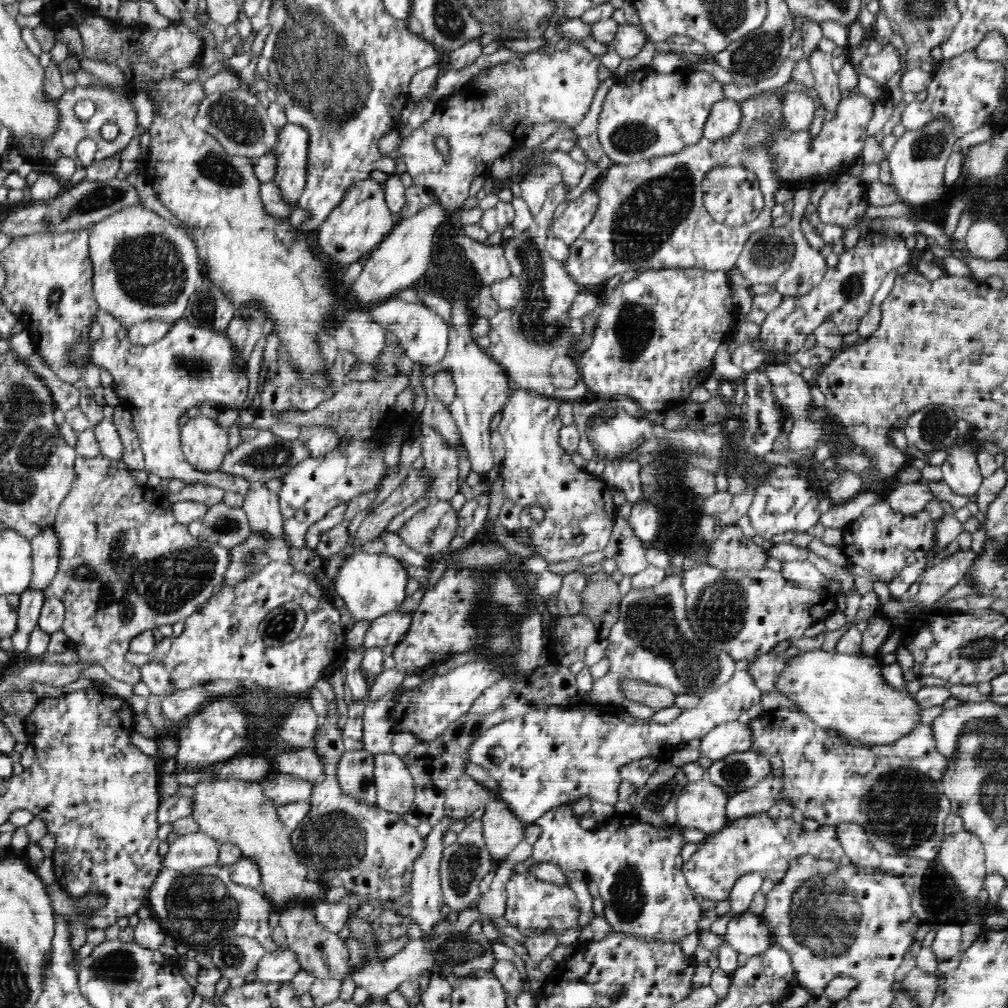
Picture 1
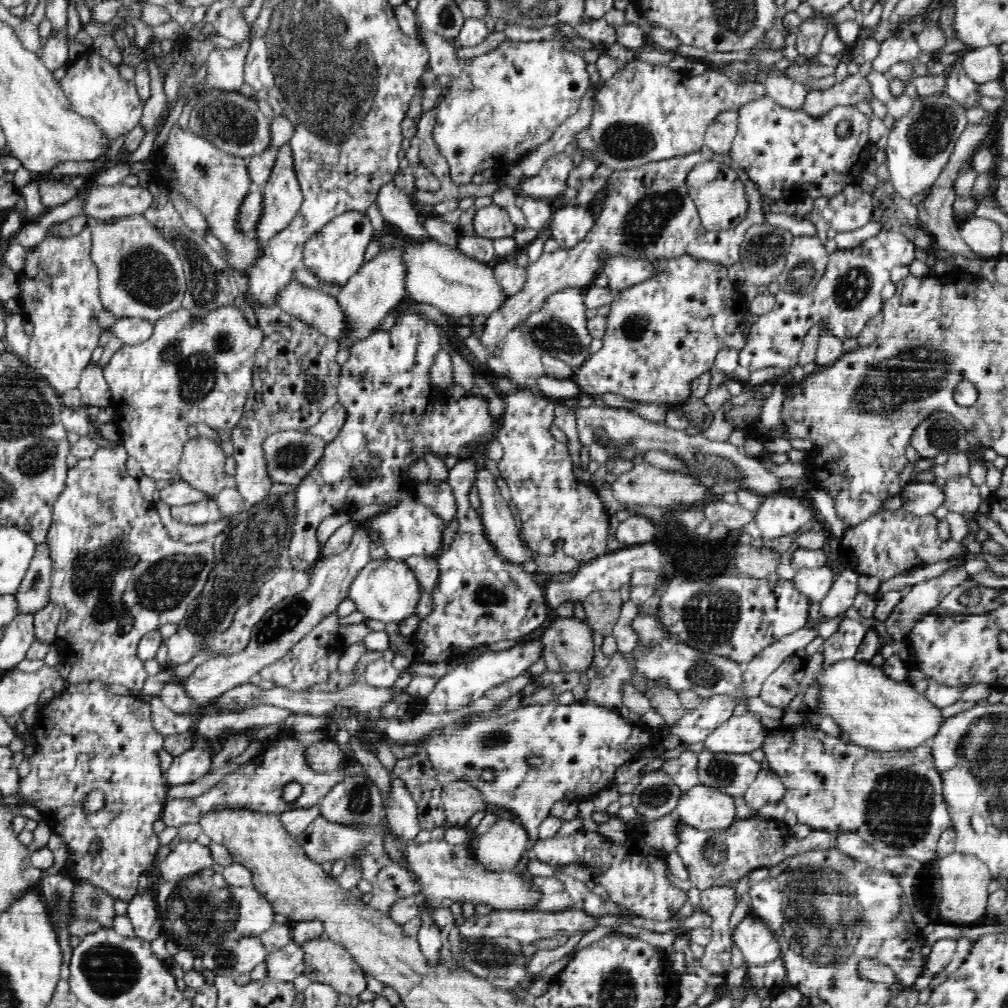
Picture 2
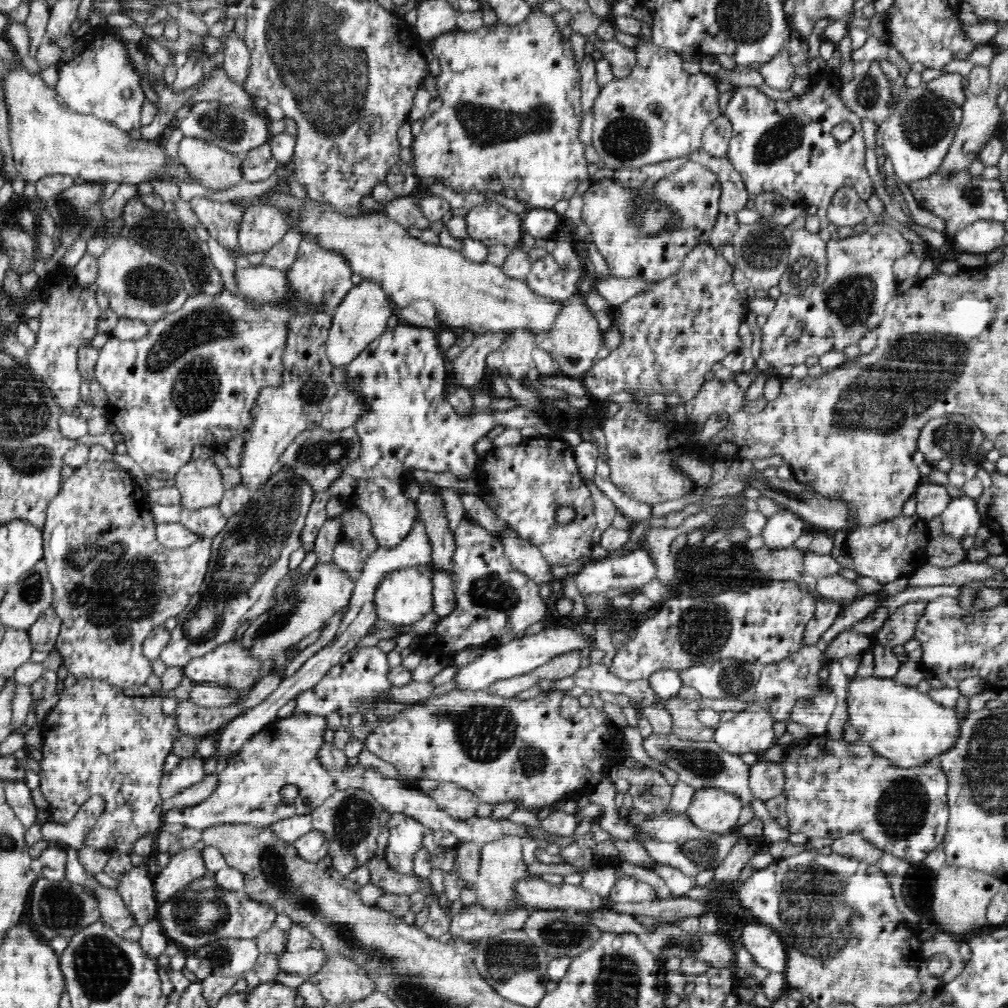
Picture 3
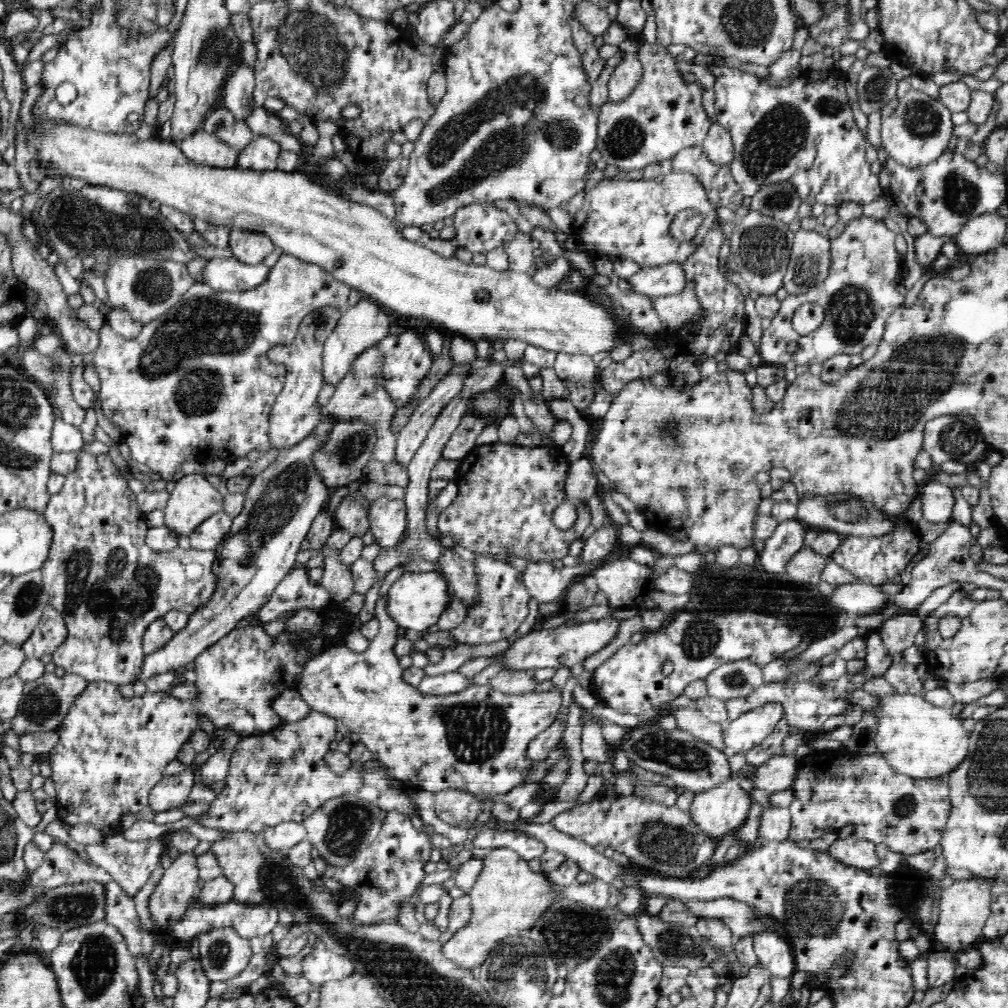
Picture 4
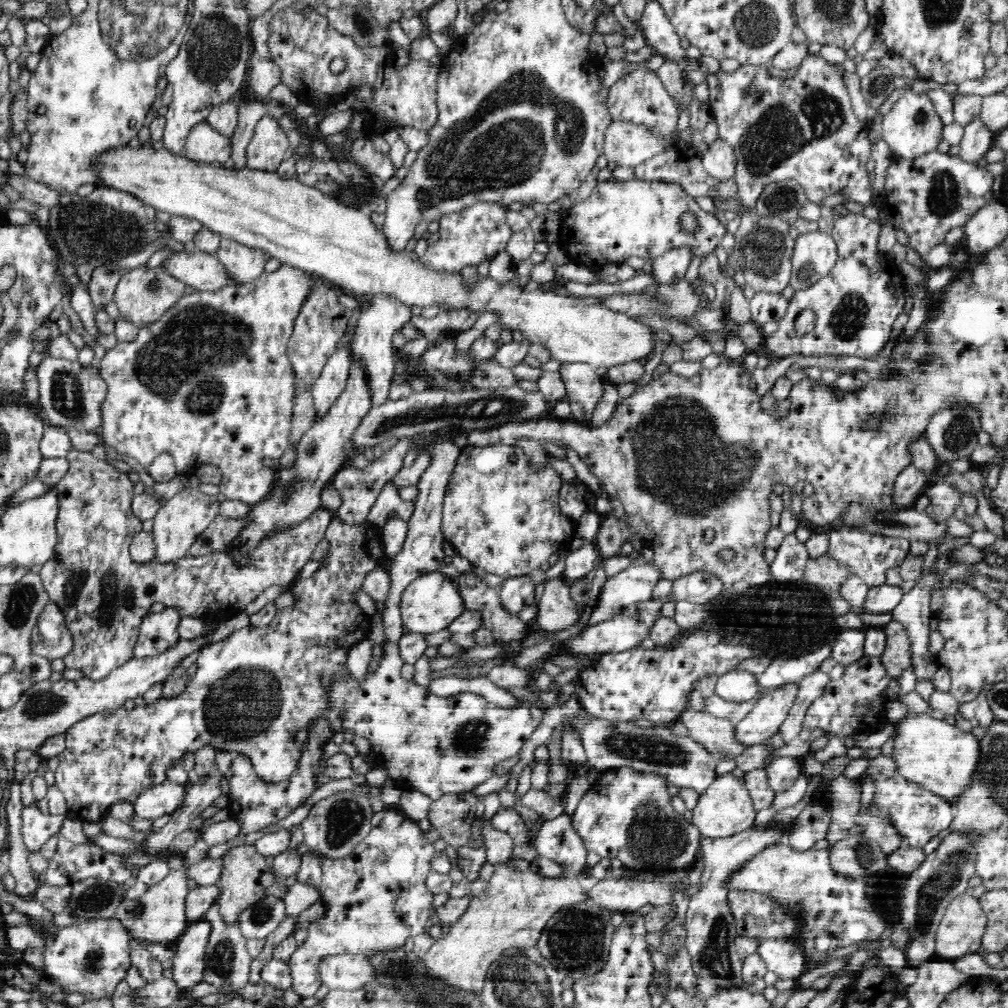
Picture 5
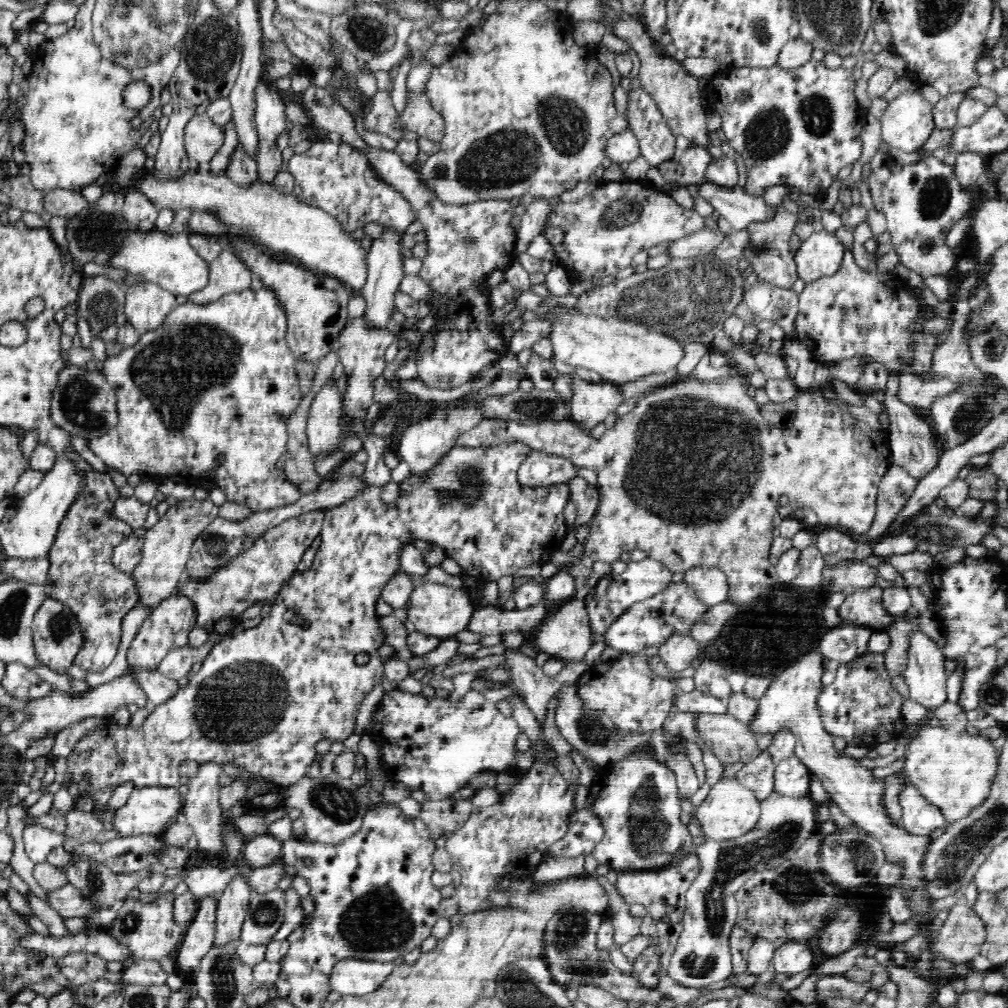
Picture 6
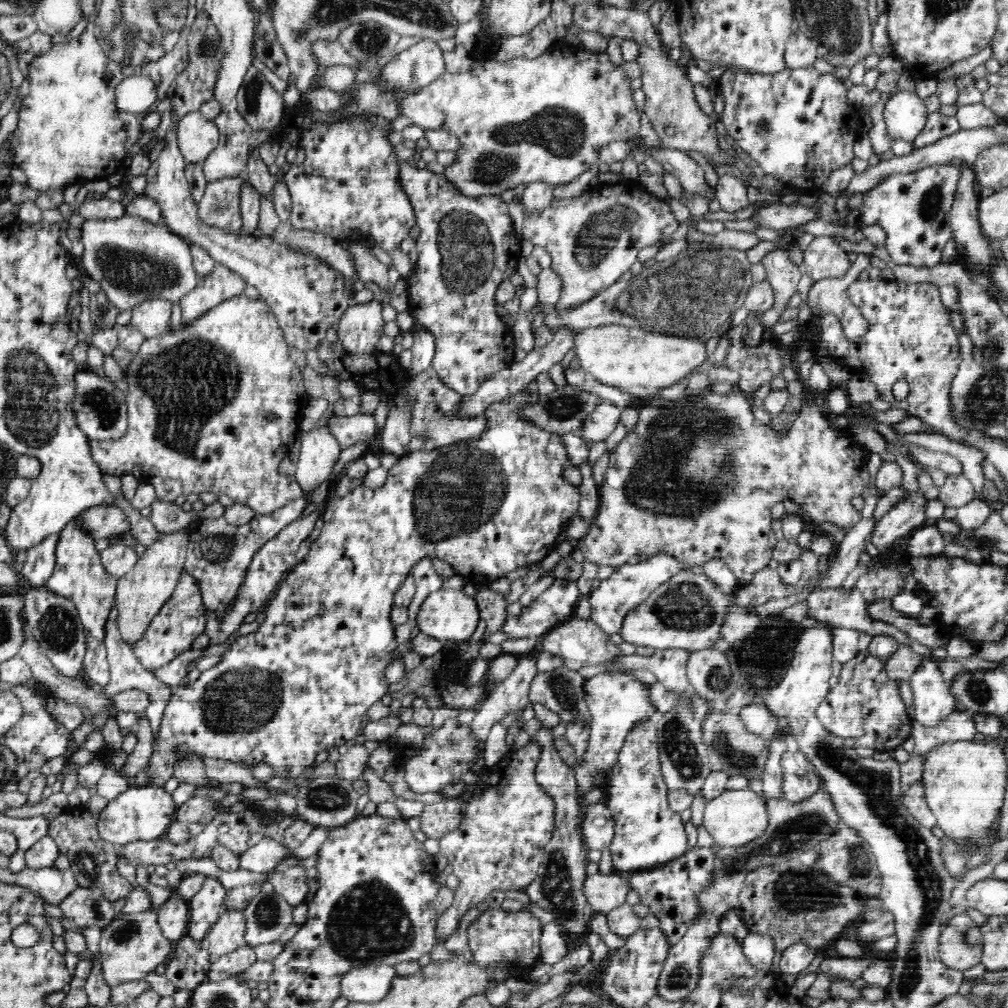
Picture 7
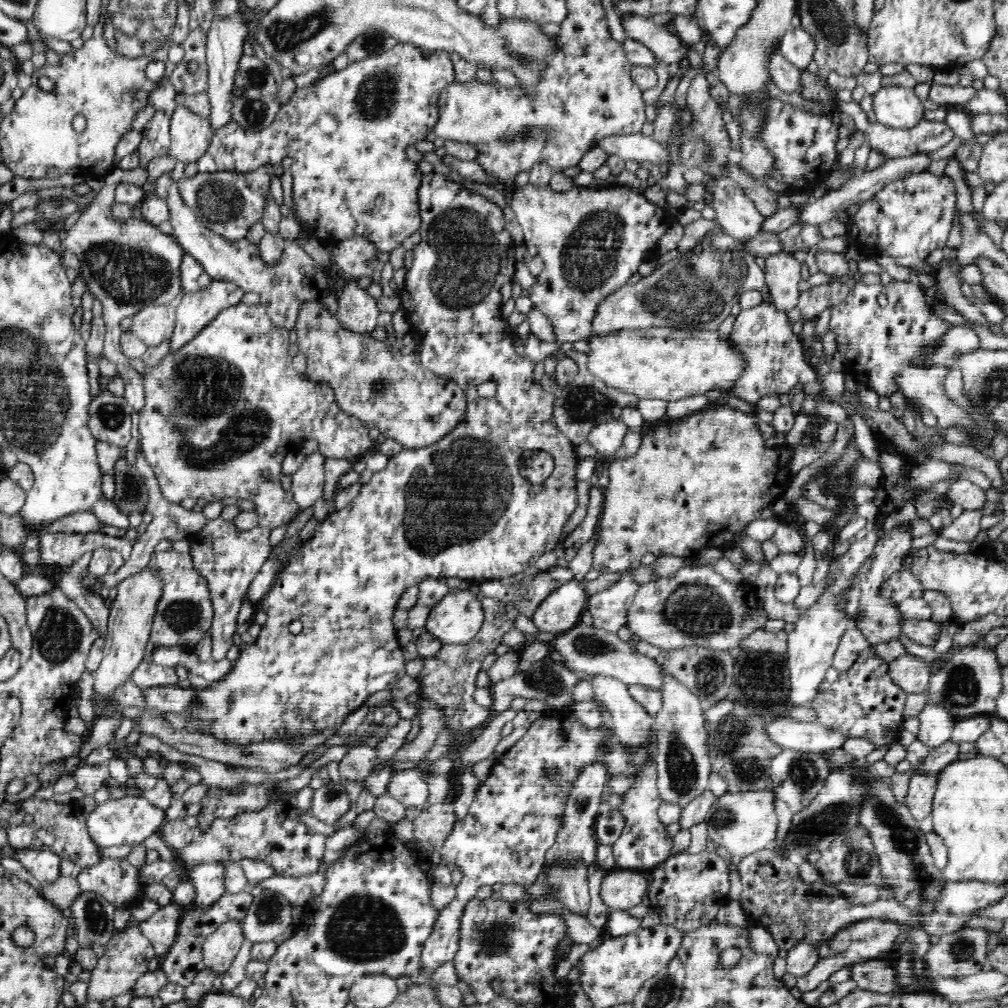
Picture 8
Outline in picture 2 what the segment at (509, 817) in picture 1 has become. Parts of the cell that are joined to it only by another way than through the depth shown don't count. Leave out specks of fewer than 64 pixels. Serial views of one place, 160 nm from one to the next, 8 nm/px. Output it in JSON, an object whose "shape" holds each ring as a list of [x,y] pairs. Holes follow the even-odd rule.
{"shape":[[[500,818],[487,829],[486,834],[480,835],[474,844],[473,855],[478,862],[492,872],[512,871],[522,860],[524,852],[529,850],[529,834],[518,820],[508,821]]]}

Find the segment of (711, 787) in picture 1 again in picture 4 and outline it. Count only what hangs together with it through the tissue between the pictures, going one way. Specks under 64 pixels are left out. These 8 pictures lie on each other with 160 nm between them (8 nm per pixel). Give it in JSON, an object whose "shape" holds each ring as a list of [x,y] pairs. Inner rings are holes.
{"shape":[[[738,776],[726,779],[724,783],[700,792],[693,797],[688,813],[702,833],[708,836],[722,838],[727,832],[738,828],[749,815],[752,799],[744,788],[740,787]]]}

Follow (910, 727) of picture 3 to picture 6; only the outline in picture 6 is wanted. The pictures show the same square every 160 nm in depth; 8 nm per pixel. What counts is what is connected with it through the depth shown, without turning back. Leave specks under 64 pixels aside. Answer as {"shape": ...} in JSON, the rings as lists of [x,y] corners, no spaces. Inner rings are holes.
{"shape":[[[924,727],[908,746],[908,756],[904,756],[904,774],[930,804],[942,811],[945,824],[952,824],[966,818],[991,794],[998,768],[998,746],[999,743],[979,734],[956,734],[956,729]]]}

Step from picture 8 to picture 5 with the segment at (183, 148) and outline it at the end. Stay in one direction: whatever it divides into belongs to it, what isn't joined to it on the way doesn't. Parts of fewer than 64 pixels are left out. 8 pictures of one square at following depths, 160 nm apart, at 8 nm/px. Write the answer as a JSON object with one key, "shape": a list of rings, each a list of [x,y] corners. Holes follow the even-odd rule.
{"shape":[[[208,121],[194,127],[184,144],[184,156],[200,163],[227,165],[231,160],[231,139],[219,133]]]}

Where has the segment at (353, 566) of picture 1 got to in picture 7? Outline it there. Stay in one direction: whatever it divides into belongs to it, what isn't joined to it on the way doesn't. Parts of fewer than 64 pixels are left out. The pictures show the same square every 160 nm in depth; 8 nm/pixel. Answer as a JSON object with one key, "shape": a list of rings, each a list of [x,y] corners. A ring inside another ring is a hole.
{"shape":[[[439,589],[427,596],[426,600],[423,600],[416,621],[419,630],[427,636],[432,636],[432,638],[442,642],[460,643],[469,641],[472,634],[476,632],[476,626],[478,626],[480,618],[481,615],[474,597],[468,596],[464,591],[460,590]]]}

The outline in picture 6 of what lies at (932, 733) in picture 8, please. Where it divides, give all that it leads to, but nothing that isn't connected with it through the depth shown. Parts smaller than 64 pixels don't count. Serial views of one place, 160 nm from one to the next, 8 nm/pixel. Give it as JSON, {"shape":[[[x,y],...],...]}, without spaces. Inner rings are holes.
{"shape":[[[919,628],[910,636],[908,663],[902,674],[909,688],[909,698],[934,710],[947,700],[945,655],[942,647]]]}

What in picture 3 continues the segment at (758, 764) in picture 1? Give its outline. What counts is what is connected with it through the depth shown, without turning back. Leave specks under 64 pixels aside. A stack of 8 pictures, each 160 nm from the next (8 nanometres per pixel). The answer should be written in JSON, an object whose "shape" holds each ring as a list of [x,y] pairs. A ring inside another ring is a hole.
{"shape":[[[673,732],[667,735],[652,733],[645,739],[642,739],[642,746],[648,756],[664,766],[668,766],[678,773],[679,780],[686,782],[686,785],[692,786],[698,790],[700,788],[722,789],[724,792],[734,795],[740,799],[744,806],[751,805],[755,815],[763,822],[763,835],[768,837],[771,842],[788,840],[788,828],[782,828],[776,824],[774,817],[770,815],[768,809],[764,806],[764,801],[754,797],[749,788],[749,770],[750,765],[740,759],[740,755],[725,752],[712,741],[689,741],[676,737]]]}

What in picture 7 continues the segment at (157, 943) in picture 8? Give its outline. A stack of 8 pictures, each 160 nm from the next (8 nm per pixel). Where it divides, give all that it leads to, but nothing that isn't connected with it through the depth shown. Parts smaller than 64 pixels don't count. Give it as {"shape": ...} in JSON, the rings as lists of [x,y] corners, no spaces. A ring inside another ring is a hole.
{"shape":[[[172,892],[168,900],[156,910],[162,934],[174,943],[180,940],[188,930],[189,908],[188,901],[177,892]]]}

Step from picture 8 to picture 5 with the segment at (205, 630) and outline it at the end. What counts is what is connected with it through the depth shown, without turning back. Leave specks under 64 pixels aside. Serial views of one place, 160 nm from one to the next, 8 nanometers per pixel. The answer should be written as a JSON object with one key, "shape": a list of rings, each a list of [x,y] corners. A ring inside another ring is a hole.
{"shape":[[[164,607],[158,613],[151,613],[142,619],[142,624],[138,633],[138,642],[134,646],[134,657],[144,659],[147,657],[159,656],[173,648],[181,639],[178,634],[178,624],[180,624],[180,611],[176,607]]]}

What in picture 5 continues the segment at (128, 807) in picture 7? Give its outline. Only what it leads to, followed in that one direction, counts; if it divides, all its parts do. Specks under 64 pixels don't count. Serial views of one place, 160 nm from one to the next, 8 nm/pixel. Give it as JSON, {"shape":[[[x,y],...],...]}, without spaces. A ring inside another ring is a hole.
{"shape":[[[170,781],[148,788],[133,802],[135,816],[154,821],[164,814],[172,814],[182,806],[186,790],[187,786]]]}

